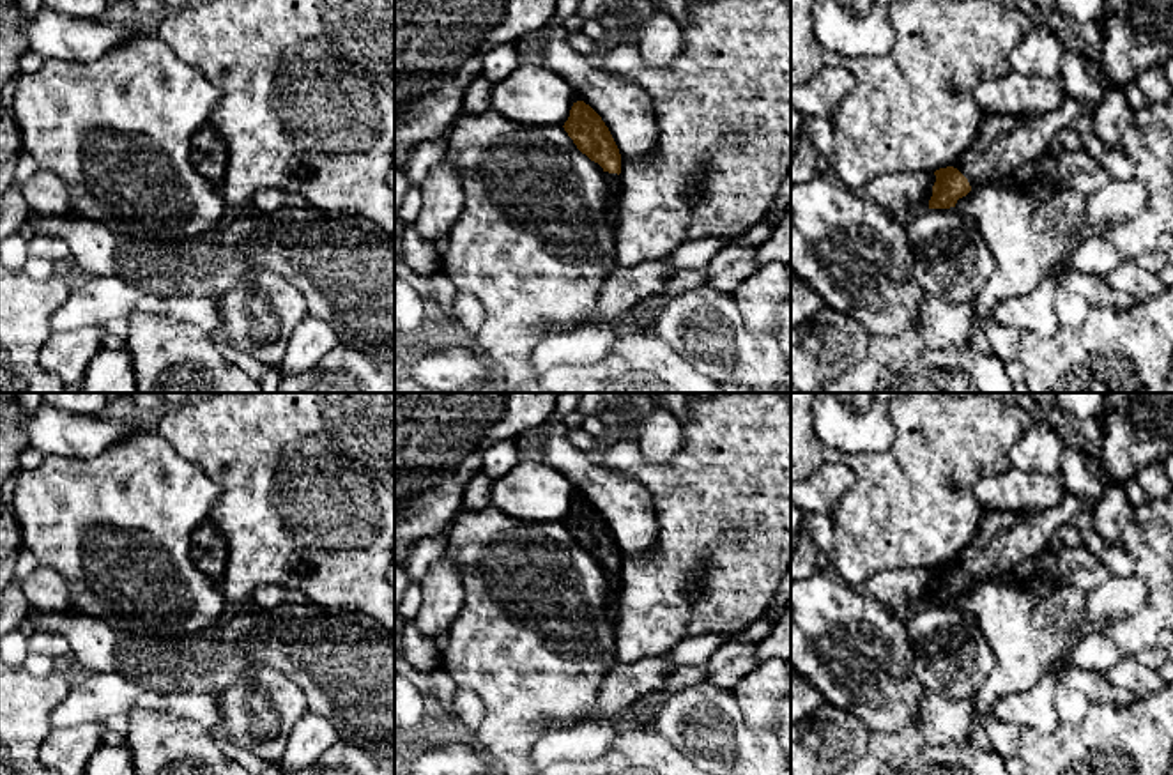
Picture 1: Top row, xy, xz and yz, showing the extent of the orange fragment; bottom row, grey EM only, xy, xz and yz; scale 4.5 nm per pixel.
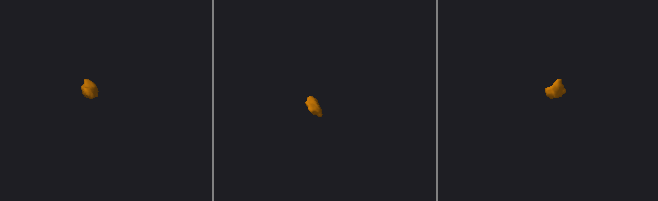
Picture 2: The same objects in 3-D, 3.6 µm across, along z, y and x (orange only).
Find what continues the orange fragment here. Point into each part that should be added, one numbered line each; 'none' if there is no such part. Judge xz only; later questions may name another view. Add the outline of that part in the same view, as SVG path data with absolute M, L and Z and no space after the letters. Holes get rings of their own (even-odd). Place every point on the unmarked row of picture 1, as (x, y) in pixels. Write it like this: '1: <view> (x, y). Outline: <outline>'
1: xz (613, 575). Outline: M603 568L603 572L605 572L607 586L612 591L610 603L614 605L617 598L617 589L619 589L619 572L609 570L609 568Z

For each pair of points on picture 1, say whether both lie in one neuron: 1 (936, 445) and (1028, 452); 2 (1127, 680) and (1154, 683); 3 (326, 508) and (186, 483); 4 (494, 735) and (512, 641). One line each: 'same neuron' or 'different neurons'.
1: different neurons
2: same neuron
3: different neurons
4: same neuron

